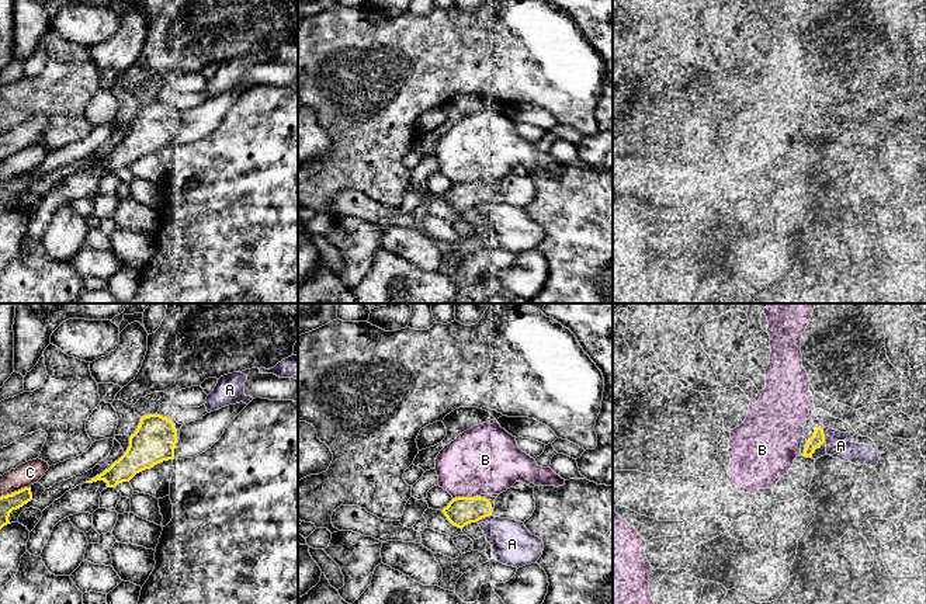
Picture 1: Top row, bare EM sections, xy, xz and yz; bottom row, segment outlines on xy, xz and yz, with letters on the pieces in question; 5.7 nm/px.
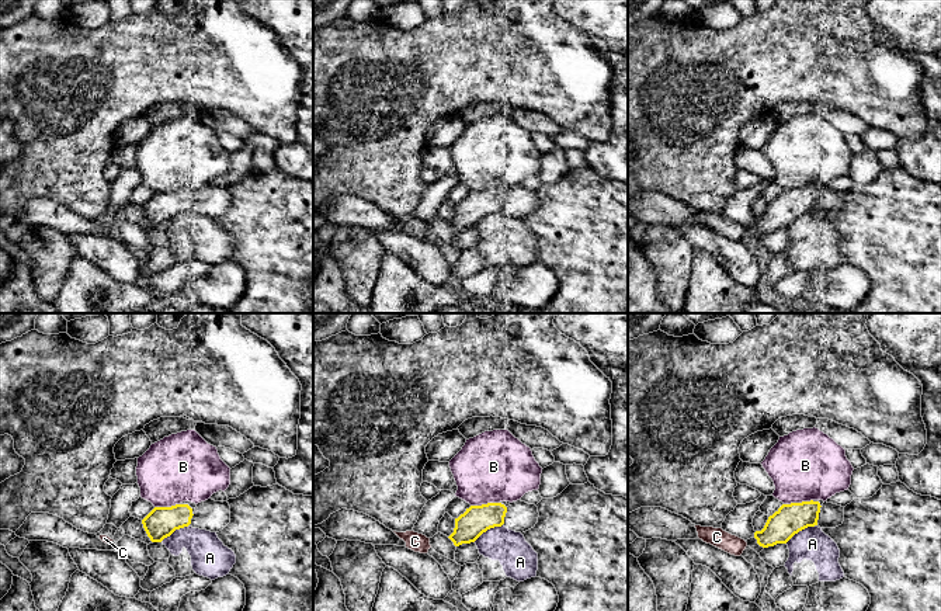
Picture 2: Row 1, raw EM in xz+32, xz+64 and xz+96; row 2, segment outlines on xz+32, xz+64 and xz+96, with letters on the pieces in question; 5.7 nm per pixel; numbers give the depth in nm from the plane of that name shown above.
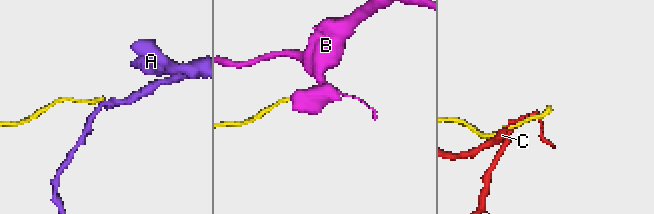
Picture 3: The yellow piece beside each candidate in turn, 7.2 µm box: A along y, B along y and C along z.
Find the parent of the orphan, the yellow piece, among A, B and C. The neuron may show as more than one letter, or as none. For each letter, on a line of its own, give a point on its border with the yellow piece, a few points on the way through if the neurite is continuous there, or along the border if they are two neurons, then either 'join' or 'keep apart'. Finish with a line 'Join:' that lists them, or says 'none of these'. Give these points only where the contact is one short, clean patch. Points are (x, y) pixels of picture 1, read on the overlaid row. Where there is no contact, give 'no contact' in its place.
A: xz (484, 517) | keep apart
B: xz (465, 497) | keep apart
C: xy (14, 492) | keep apart
Join: none of these

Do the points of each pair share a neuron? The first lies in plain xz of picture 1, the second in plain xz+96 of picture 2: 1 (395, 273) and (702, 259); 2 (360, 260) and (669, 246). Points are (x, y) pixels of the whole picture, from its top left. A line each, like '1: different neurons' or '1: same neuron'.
1: same neuron
2: same neuron

